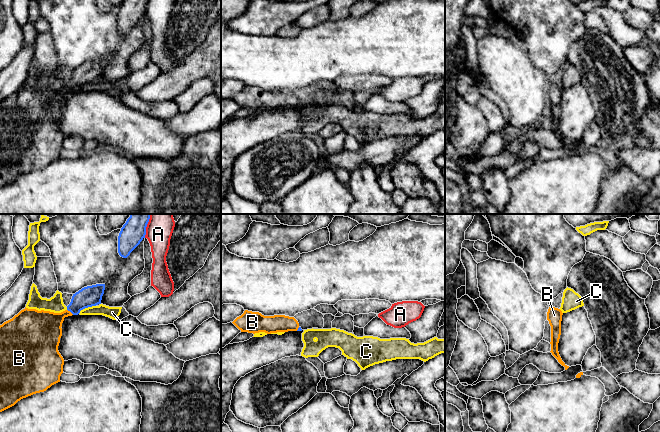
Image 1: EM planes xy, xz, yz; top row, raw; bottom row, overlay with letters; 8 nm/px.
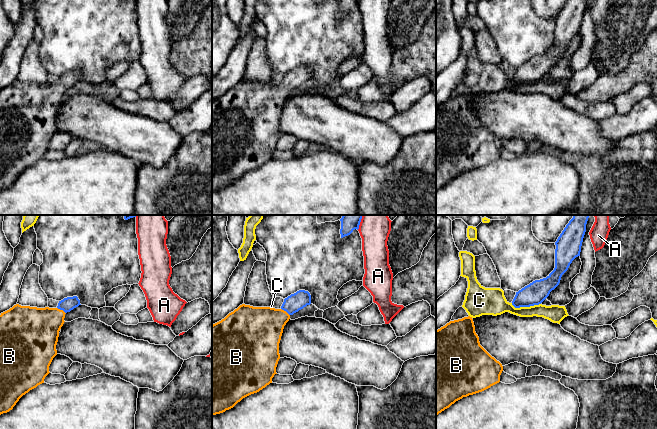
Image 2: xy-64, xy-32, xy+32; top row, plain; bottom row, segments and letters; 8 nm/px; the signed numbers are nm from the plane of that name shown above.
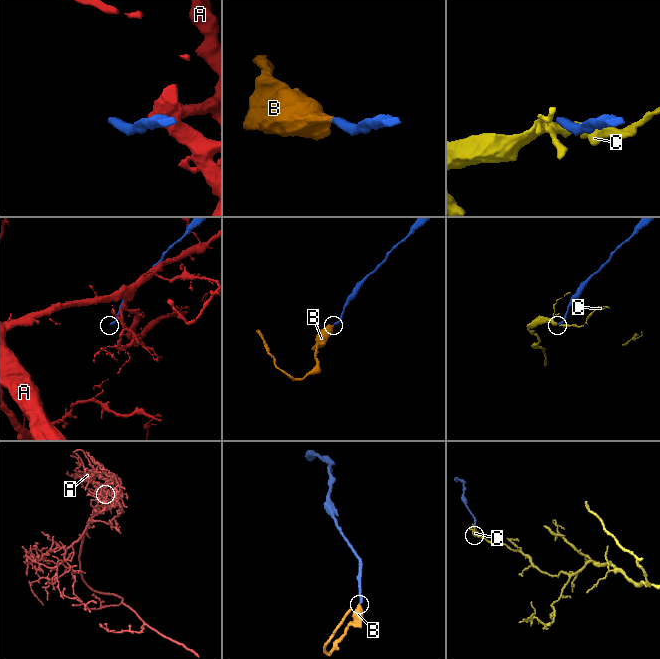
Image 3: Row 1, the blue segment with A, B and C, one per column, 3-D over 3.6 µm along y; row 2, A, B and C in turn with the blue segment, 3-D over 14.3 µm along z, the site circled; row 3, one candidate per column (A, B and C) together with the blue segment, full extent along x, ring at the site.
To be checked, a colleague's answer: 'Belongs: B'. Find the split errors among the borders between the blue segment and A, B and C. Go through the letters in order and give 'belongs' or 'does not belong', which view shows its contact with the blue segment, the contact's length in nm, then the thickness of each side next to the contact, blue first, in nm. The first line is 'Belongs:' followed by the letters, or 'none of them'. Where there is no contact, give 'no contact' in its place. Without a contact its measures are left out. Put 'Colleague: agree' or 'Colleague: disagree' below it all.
Belongs: B
A: does not belong | xy | 110 nm | 190/190 nm
B: belongs | xy | 70 nm | 170/280 nm
C: does not belong | xy | 160 nm | 170/100 nm
Colleague: agree

